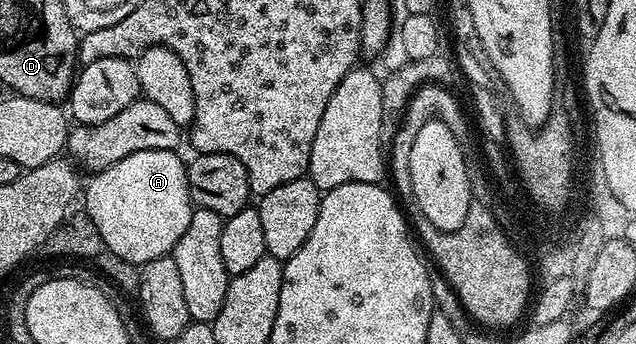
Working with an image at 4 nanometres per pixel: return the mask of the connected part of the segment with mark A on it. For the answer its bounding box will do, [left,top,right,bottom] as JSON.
[82,150,194,264]

